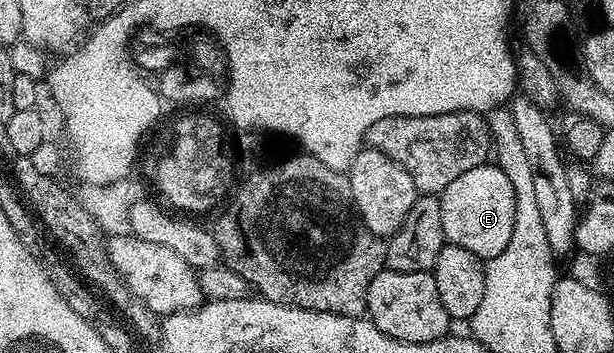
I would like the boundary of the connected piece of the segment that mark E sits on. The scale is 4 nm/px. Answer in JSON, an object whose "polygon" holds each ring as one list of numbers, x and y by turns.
{"polygon":[[496,164,477,166,464,176,456,176,440,194,440,220,449,245,468,248,476,257,489,260,500,256,512,236,516,216,516,196,508,176]]}

